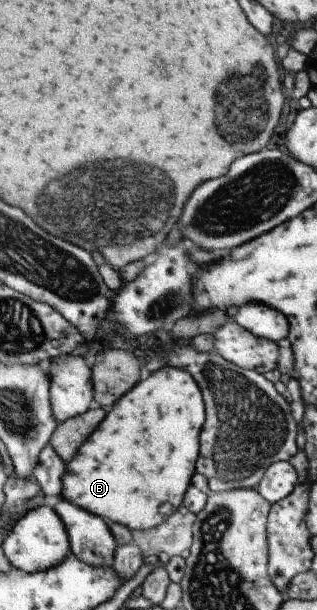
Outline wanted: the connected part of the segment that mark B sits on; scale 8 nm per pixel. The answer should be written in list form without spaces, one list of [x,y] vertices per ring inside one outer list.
[[[164,366],[158,372],[145,375],[138,386],[128,392],[108,410],[101,427],[90,436],[64,474],[64,492],[72,504],[88,512],[122,524],[131,530],[156,529],[169,520],[181,507],[190,476],[196,473],[198,432],[204,422],[204,402],[194,380],[174,366]]]

